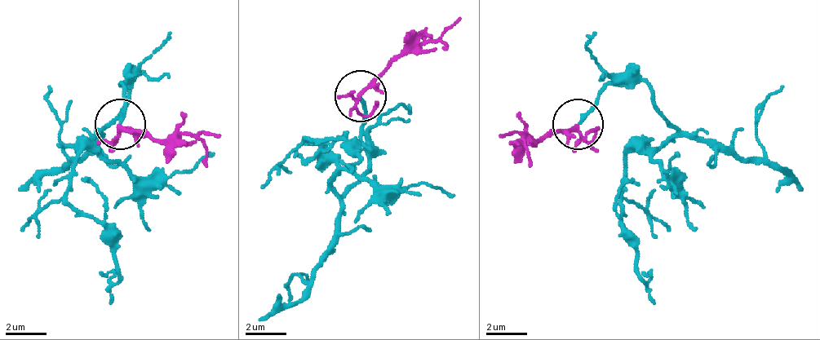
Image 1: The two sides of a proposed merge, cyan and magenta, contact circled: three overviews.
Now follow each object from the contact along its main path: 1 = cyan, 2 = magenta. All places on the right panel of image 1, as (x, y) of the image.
1: (579, 122), (609, 81), (645, 81), (675, 128), (625, 158), (630, 178), (614, 214), (655, 306)
2: (579, 122), (543, 138), (498, 138)

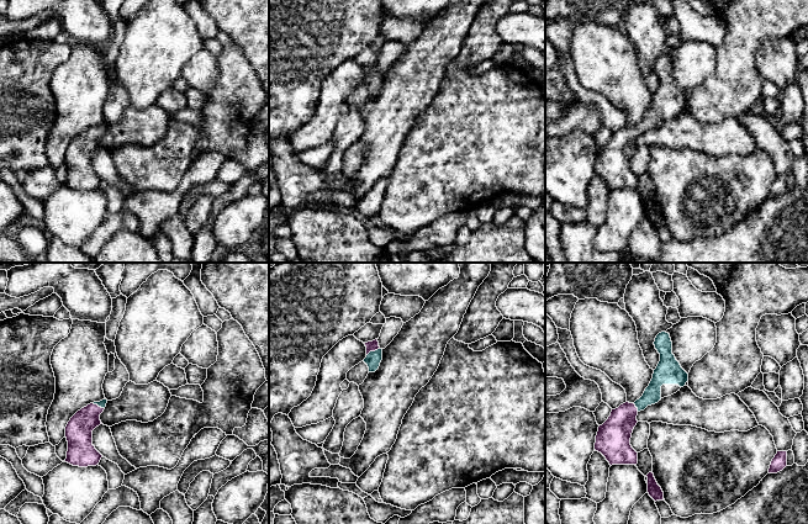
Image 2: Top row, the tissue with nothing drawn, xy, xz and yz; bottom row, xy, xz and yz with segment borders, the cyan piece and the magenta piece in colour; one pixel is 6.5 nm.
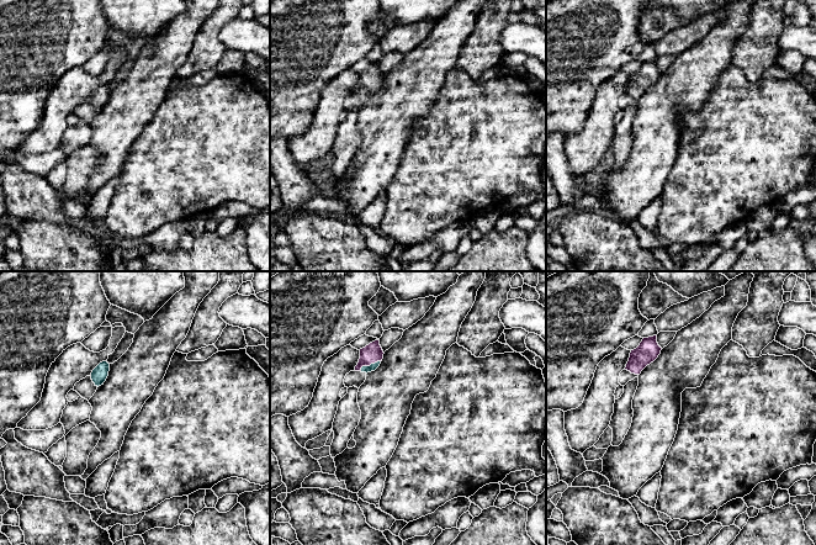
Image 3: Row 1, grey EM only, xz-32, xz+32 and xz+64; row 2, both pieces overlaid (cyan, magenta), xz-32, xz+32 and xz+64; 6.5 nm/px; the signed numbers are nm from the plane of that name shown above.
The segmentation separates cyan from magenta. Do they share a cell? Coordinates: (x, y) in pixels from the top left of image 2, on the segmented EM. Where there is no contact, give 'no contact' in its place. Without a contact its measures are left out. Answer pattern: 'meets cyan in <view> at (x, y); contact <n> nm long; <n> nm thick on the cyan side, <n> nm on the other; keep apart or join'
meets cyan in xz at (373, 352); contact 100 nm long; 100 nm thick on the cyan side, 70 nm on the other; join

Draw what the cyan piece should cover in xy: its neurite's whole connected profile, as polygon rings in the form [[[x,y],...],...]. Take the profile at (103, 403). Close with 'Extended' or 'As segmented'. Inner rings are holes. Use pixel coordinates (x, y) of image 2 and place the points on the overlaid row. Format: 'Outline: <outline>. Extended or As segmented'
Outline: [[[107,399],[94,402],[78,411],[65,427],[68,451],[65,462],[79,466],[96,466],[102,455],[93,445],[93,430],[101,423],[100,414]]]. Extended

